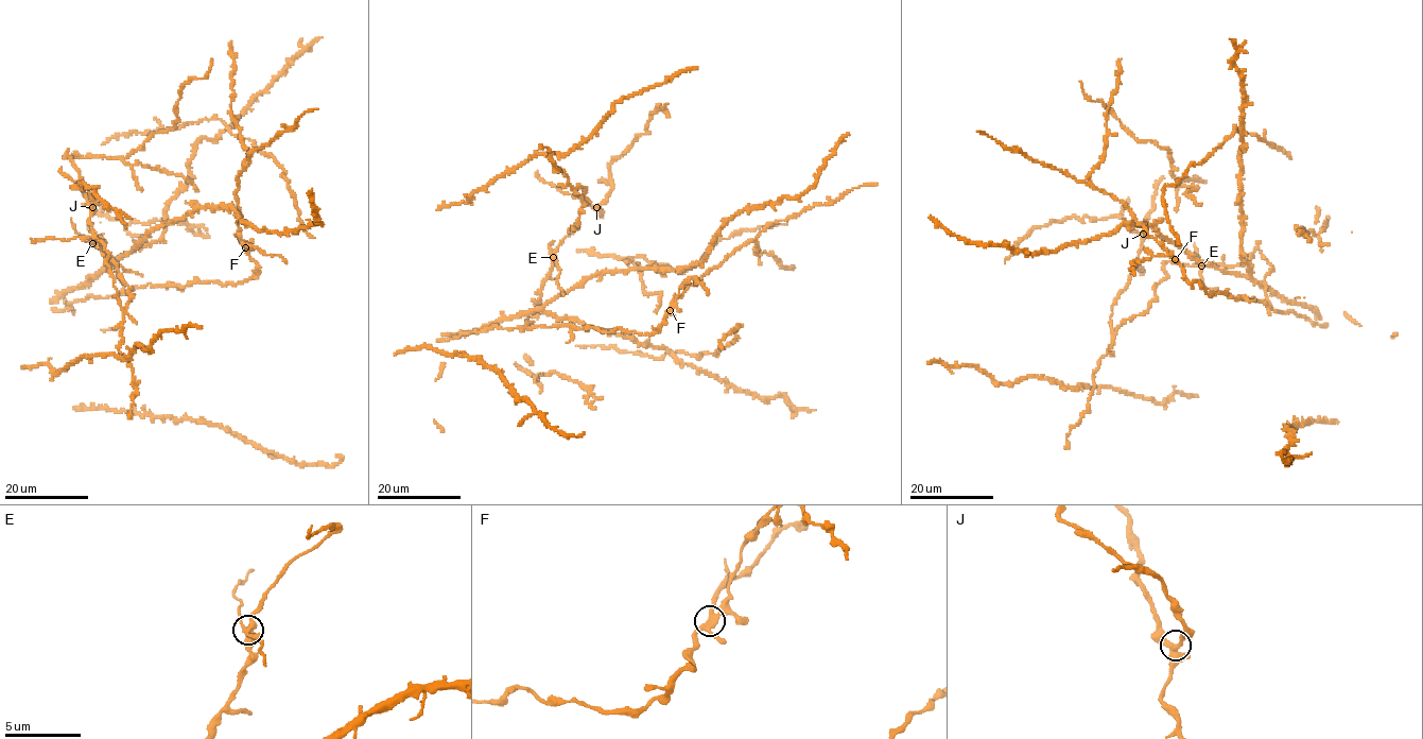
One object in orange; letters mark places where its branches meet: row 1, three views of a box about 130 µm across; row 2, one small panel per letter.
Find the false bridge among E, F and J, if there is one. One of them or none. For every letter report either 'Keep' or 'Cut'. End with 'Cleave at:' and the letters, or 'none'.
E: Cut
F: Keep
J: Keep
Cleave at: E

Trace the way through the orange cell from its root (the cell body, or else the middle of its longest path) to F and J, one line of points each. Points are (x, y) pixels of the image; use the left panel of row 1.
F: (101, 245), (117, 263), (124, 292), (149, 284), (183, 287), (250, 279), (258, 268), (245, 247)
J: (101, 245), (96, 236), (100, 245), (90, 243), (101, 238), (131, 288), (125, 310), (89, 223), (92, 207)

